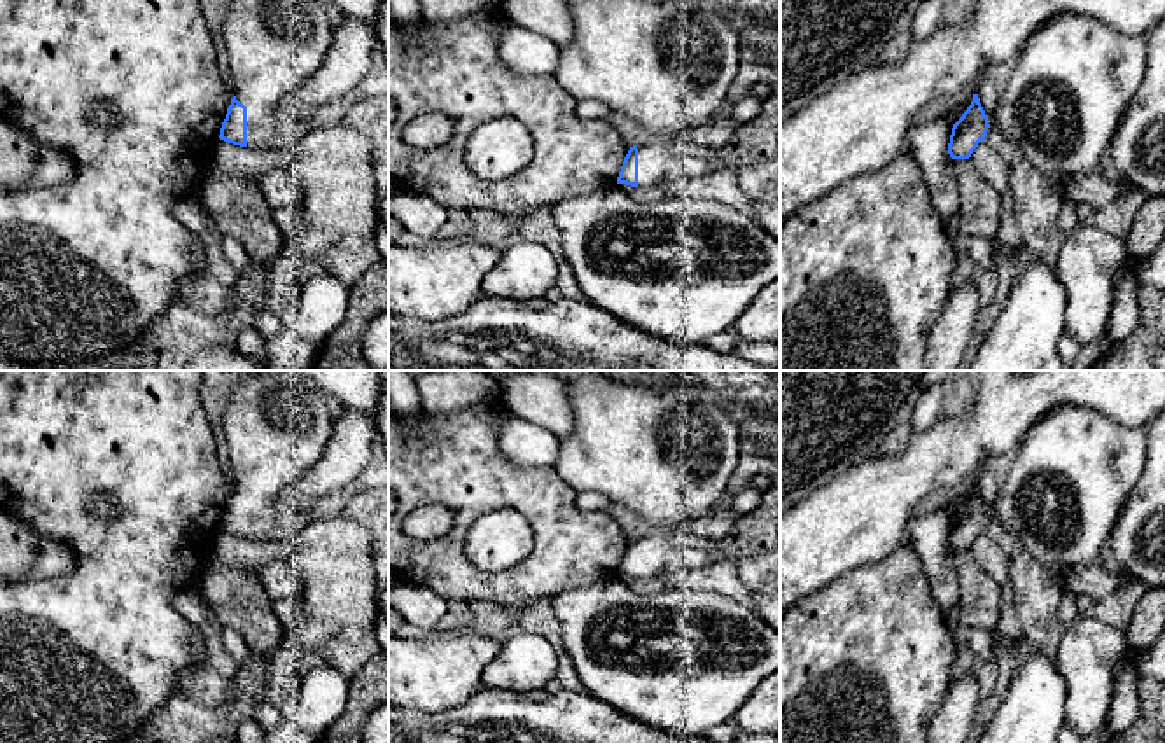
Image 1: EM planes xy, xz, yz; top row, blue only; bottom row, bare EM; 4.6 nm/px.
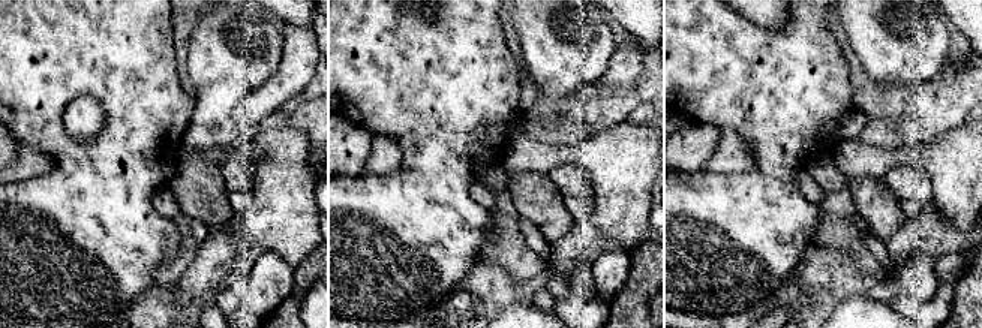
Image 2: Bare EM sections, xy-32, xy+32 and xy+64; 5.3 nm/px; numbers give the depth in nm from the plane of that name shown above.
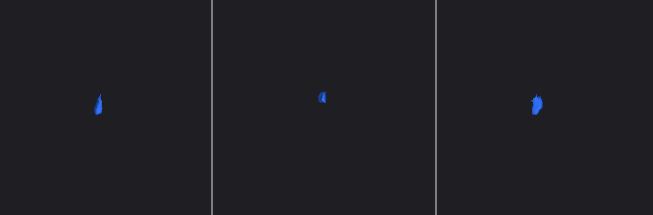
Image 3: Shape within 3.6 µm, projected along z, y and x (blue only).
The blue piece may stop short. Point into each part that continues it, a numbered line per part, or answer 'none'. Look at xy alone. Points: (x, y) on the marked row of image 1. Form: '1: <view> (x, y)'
1: xy (273, 46)

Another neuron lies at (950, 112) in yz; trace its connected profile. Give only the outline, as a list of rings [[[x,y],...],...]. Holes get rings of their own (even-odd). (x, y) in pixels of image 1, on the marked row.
[[[973,94],[964,96],[959,101],[936,107],[931,115],[941,115],[952,128],[967,110],[973,101]]]

